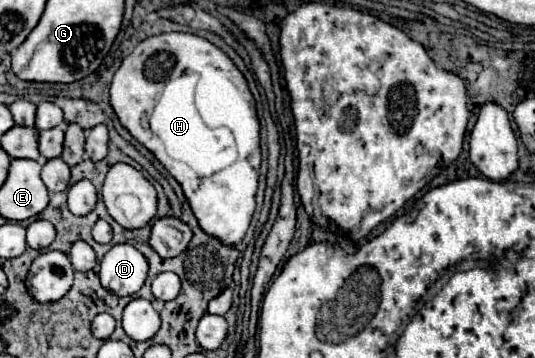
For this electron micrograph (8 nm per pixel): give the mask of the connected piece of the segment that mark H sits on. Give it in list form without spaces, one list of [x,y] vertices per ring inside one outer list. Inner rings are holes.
[[[159,34],[139,42],[121,62],[111,82],[109,102],[129,134],[153,152],[165,170],[181,184],[201,230],[221,240],[225,246],[237,246],[243,240],[255,212],[255,192],[261,164],[259,120],[255,104],[251,106],[245,82],[245,104],[239,106],[239,110],[245,110],[245,120],[235,122],[233,128],[209,128],[195,106],[195,86],[199,80],[195,66],[215,66],[219,74],[241,74],[227,54],[195,34]]]

